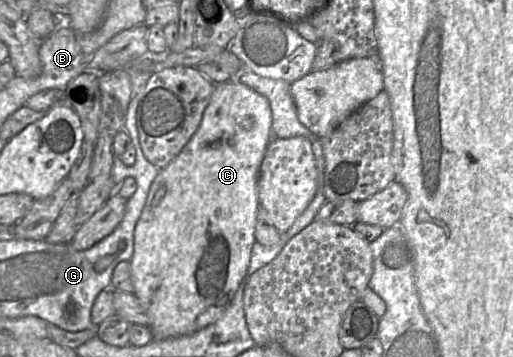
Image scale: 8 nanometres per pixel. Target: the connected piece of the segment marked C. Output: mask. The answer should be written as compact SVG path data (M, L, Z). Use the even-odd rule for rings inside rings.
M237 80L216 84L198 129L180 153L153 180L146 203L135 226L134 252L130 259L130 265L134 295L139 299L151 319L149 328L154 339L165 339L194 333L217 321L231 304L241 281L246 275L250 264L252 246L255 242L254 233L259 209L257 182L266 148L273 138L271 127L272 112L266 97Z

